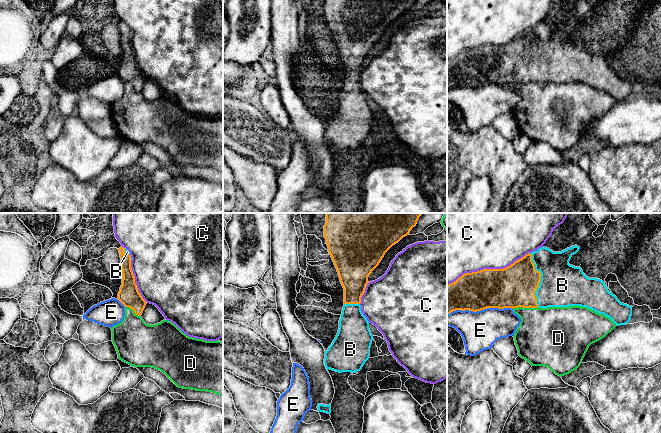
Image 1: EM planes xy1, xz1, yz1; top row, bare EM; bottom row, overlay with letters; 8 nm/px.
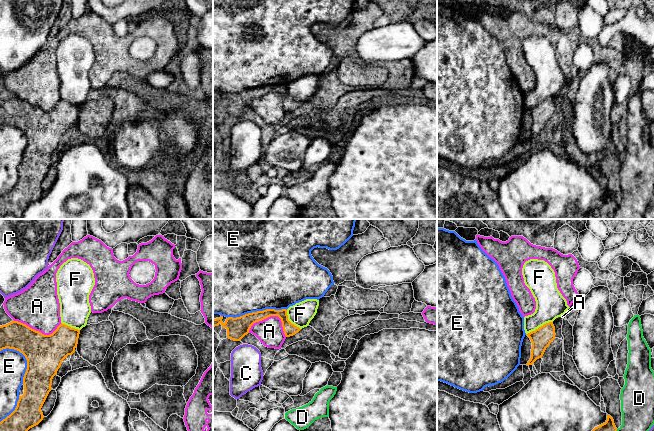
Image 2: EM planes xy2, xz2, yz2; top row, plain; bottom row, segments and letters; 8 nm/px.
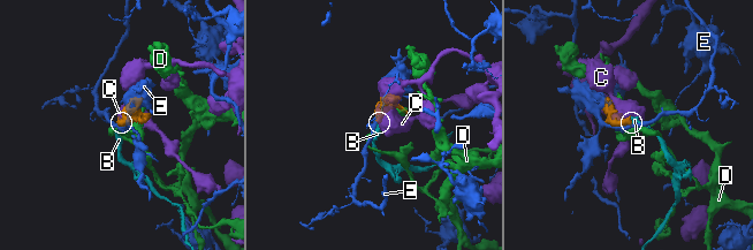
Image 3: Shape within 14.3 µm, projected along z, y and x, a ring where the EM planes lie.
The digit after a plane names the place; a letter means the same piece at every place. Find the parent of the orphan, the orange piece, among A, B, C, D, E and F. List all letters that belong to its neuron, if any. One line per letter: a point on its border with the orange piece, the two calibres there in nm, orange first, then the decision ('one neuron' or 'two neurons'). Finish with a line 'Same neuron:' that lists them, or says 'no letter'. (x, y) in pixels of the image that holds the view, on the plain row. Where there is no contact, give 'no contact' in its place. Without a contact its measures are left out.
A: xz2 (271, 91) | 140/220 nm | two neurons
B: yz1 (540, 55) | 340/360 nm | one neuron
C: yz1 (488, 45) | 340/400 nm | two neurons
D: yz1 (524, 83) | 340/380 nm | two neurons
E: yz1 (479, 86) | 320/300 nm | two neurons
F: yz2 (539, 103) | 160/240 nm | two neurons
Same neuron: B

